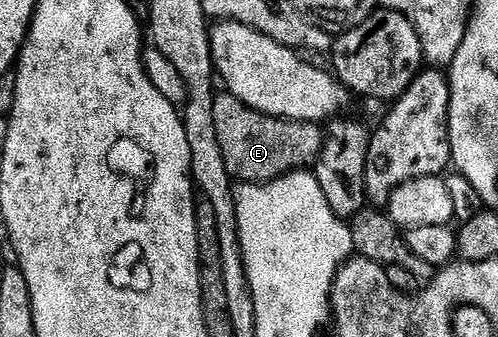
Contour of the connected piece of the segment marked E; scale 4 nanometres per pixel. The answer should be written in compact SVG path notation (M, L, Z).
M222 91L214 98L212 112L216 114L216 136L220 138L220 151L228 163L231 178L238 183L264 185L287 177L289 173L309 170L322 150L324 129L312 121L289 121L248 107L236 95Z

